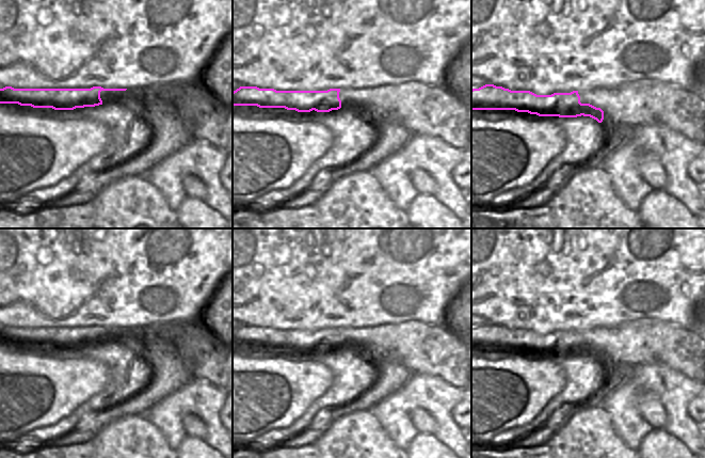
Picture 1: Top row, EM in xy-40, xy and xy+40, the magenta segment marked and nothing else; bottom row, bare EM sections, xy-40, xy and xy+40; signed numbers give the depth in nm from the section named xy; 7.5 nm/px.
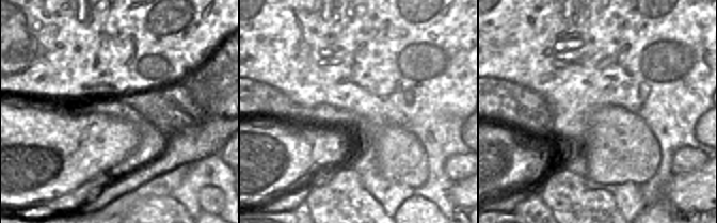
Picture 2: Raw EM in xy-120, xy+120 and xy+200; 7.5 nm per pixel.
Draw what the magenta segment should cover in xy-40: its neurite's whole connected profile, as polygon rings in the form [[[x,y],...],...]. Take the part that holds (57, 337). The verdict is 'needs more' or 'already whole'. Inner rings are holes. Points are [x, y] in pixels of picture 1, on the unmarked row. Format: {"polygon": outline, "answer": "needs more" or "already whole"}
{"polygon": [[[0,328],[0,343],[18,343],[33,347],[52,347],[54,349],[74,349],[95,346],[108,342],[128,345],[138,352],[143,351],[145,342],[159,336],[149,328]]], "answer": "needs more"}

